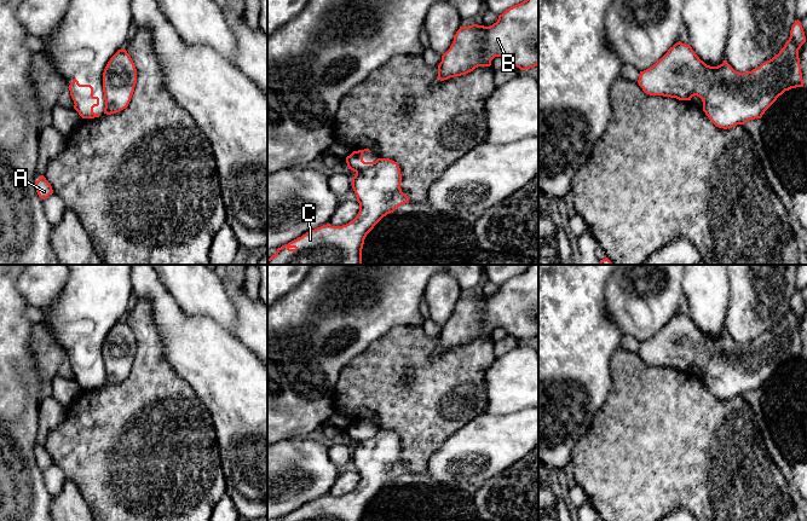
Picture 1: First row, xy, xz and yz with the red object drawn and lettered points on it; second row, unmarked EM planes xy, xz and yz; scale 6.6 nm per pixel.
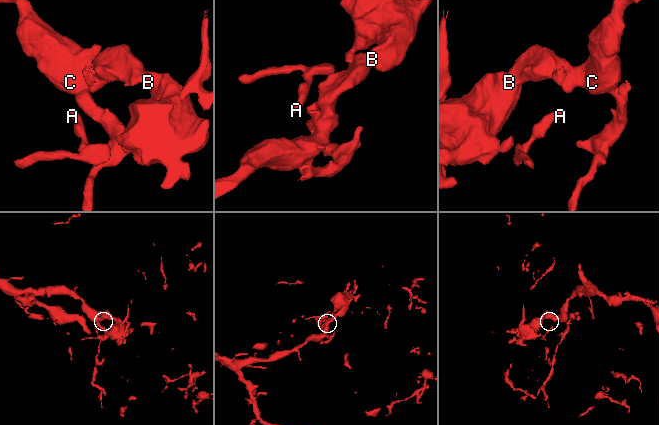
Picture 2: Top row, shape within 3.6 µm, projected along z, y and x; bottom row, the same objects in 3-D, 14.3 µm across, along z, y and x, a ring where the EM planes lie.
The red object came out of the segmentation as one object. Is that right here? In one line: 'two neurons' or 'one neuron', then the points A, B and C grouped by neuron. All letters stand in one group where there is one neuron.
two neurons; groups A / B C

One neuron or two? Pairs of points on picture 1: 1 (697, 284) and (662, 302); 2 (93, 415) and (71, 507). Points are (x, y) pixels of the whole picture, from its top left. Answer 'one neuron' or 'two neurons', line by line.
1: two neurons
2: two neurons

